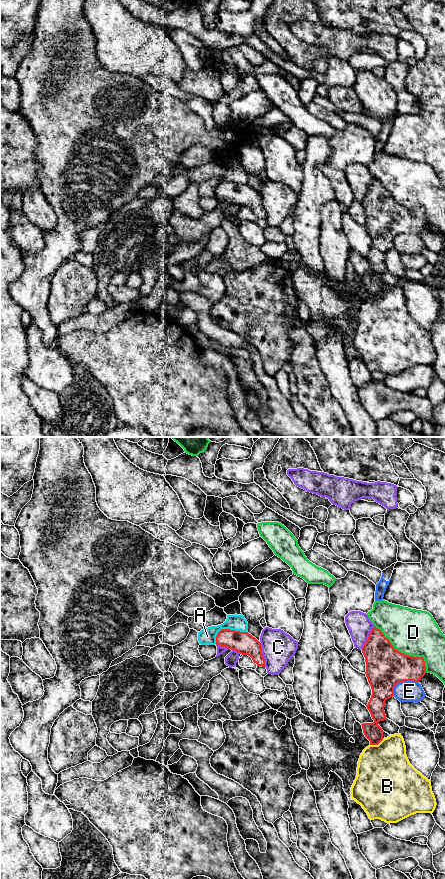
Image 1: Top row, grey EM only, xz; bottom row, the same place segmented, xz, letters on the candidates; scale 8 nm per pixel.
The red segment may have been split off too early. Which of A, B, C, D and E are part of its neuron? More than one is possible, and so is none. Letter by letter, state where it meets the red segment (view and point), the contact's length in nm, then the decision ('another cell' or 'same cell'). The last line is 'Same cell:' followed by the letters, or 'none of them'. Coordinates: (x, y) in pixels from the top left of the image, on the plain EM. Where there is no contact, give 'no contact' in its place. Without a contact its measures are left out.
A: meets red in xz at (226, 181); contact 280 nm long; another cell
B: meets red in xz at (376, 296); contact 120 nm long; another cell
C: meets red in xz at (261, 206); contact 200 nm long; another cell
D: meets red in xz at (403, 205); contact 550 nm long; another cell
E: meets red in xz at (402, 233); contact 240 nm long; another cell
Same cell: none of them

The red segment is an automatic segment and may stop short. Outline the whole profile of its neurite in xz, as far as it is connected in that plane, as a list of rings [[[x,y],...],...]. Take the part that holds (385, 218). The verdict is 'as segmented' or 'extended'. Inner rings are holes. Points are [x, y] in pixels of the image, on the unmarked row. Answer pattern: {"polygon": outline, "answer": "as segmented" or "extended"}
{"polygon": [[[375,178],[362,205],[366,214],[365,226],[372,241],[366,259],[374,274],[361,277],[370,297],[378,297],[383,292],[384,285],[378,275],[387,271],[384,263],[386,252],[394,248],[394,239],[398,235],[419,234],[426,226],[426,218],[423,209],[409,208],[395,201]]], "answer": "as segmented"}

